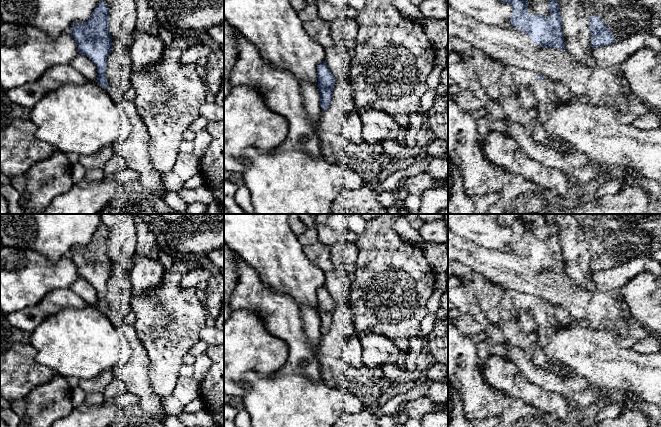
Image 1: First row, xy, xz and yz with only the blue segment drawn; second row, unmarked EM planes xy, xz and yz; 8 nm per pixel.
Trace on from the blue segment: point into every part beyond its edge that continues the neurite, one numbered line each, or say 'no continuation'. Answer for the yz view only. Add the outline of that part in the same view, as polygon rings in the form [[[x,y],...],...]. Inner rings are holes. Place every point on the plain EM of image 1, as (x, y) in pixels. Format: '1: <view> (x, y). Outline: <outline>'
1: yz (538, 225). Outline: [[[512,214],[512,222],[528,226],[529,239],[544,239],[547,243],[550,240],[550,221],[544,214]]]

